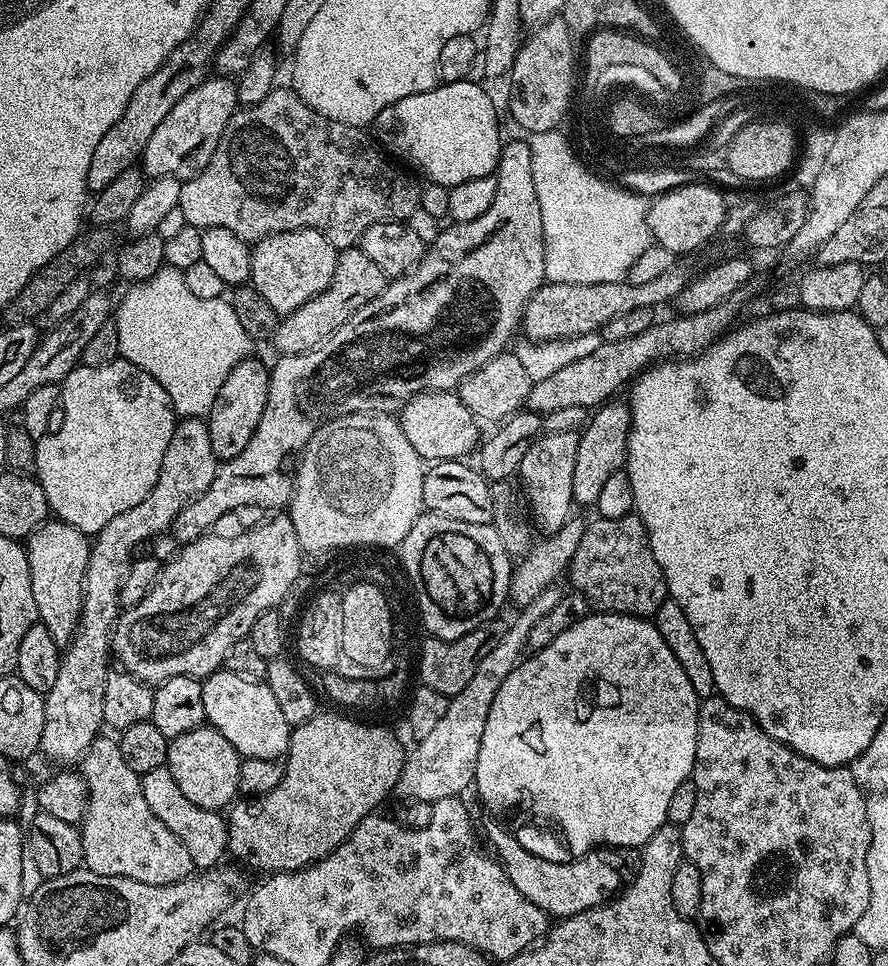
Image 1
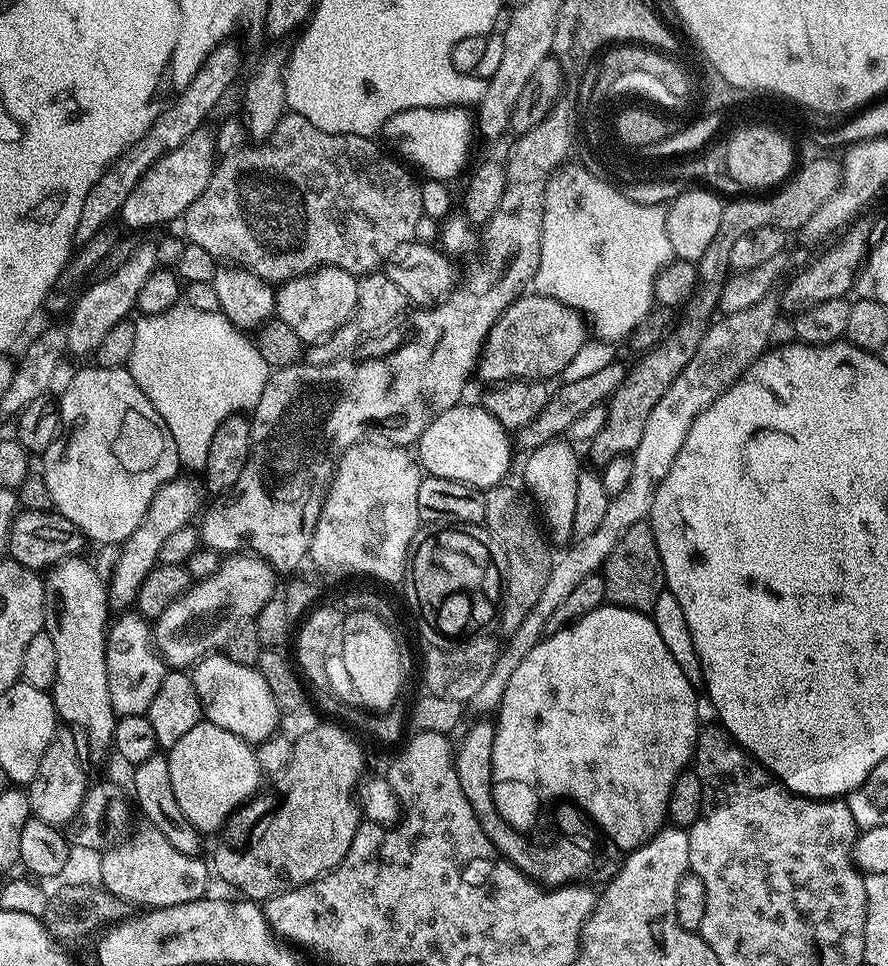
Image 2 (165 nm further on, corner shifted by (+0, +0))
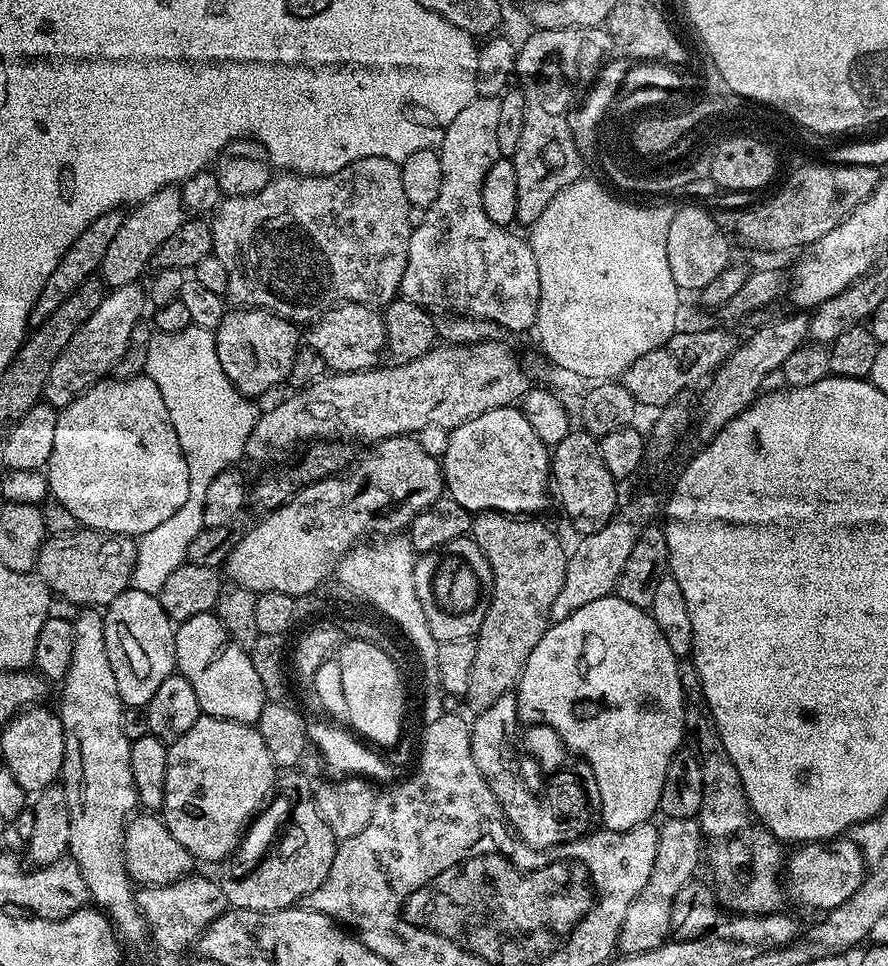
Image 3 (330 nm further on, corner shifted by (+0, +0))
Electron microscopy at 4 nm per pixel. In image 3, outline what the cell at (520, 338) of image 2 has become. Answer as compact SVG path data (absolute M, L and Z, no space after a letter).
M487 340L481 344L446 344L441 343L439 346L430 349L426 354L422 354L422 358L414 358L414 362L409 364L392 364L385 366L377 366L367 368L361 372L332 372L323 375L319 380L314 381L310 387L304 387L293 391L289 400L281 402L277 408L272 408L269 412L261 411L256 418L256 425L250 434L250 438L246 442L246 456L252 460L268 460L272 456L272 452L284 452L287 448L292 448L295 444L304 444L307 440L316 440L312 442L324 442L320 440L344 440L347 436L353 436L356 440L372 440L371 442L379 442L387 440L390 436L407 436L409 434L420 434L416 432L424 432L428 427L444 428L443 430L451 430L459 426L462 422L470 422L470 418L478 418L478 414L486 414L486 410L494 410L495 408L507 408L515 405L517 401L523 397L524 393L530 387L528 376L524 373L524 368L520 365L520 360L504 345L500 340Z

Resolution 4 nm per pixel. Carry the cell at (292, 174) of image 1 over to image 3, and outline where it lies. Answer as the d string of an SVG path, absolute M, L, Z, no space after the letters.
M362 158L358 162L346 166L341 172L335 172L332 176L276 174L269 180L265 188L258 190L253 196L224 196L211 217L210 223L213 253L218 258L218 262L222 262L222 266L226 266L226 274L228 275L227 299L233 305L242 308L264 308L275 316L292 321L297 326L311 325L338 304L367 304L368 307L375 309L391 304L393 300L397 299L402 274L408 265L410 238L414 227L414 216L412 220L414 208L406 198L400 167L401 165L395 160Z

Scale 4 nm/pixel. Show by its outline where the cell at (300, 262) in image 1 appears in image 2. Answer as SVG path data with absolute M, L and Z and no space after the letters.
M319 268L309 276L285 280L275 289L279 320L290 326L304 346L321 344L332 332L351 320L358 302L359 279L341 268Z

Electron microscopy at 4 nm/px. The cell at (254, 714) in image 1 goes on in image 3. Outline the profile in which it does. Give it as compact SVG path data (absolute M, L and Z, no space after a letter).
M215 611L194 614L194 618L179 621L176 628L175 671L190 682L203 715L252 726L262 714L266 697L262 681L254 671L252 657L232 641Z

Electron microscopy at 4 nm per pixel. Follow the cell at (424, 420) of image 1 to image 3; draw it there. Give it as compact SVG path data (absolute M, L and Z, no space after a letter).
M519 407L495 408L447 433L442 467L447 495L470 513L506 512L521 518L540 514L548 504L550 448L534 434Z

